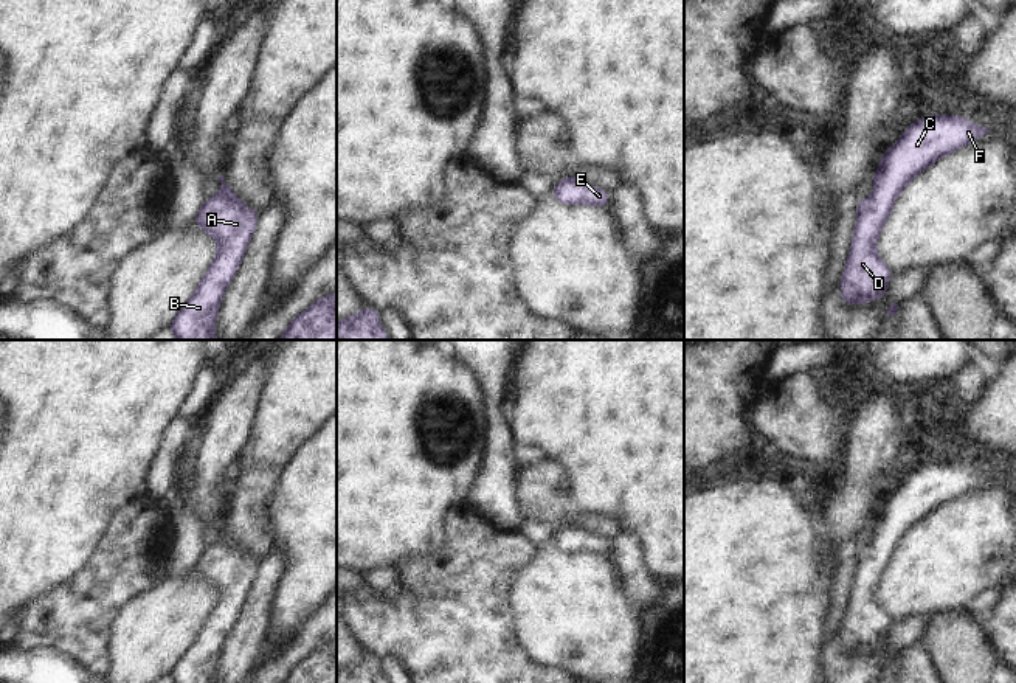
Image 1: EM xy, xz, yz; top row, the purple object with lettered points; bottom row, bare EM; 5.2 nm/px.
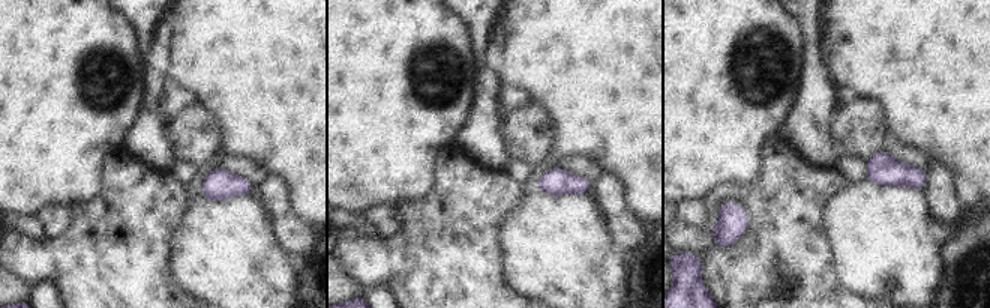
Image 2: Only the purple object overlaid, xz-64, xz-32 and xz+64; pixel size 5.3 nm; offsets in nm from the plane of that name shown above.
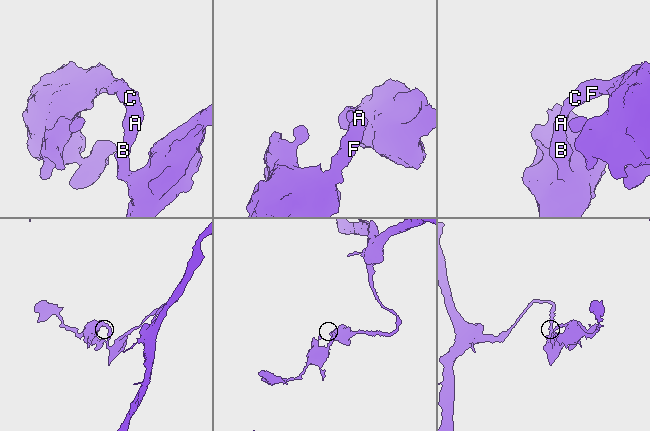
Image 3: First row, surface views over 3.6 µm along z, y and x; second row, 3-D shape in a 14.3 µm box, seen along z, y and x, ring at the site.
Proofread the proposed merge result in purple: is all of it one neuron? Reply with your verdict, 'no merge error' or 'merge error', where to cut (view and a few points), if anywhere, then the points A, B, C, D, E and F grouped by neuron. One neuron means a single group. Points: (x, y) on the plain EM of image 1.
no merge error | no cut | A B C D E F

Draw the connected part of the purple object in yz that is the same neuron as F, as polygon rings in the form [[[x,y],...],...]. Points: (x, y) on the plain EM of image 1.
[[[931,463],[911,470],[900,489],[883,500],[873,522],[873,543],[856,551],[852,598],[839,630],[844,650],[884,646],[892,618],[879,607],[876,588],[901,537],[942,504],[976,489],[990,478],[959,463]]]

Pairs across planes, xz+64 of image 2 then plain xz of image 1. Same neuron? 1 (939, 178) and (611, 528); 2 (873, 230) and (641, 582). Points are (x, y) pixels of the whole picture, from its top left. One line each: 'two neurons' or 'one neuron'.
1: two neurons
2: two neurons

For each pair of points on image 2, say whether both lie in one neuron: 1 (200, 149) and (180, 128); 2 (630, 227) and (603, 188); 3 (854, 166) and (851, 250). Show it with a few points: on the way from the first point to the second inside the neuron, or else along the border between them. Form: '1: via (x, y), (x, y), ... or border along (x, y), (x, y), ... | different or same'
1: via (195, 144), (185, 132) | same
2: via (621, 218), (614, 211), (609, 197) | same
3: border along (866, 176), (857, 182), (849, 182) | different

